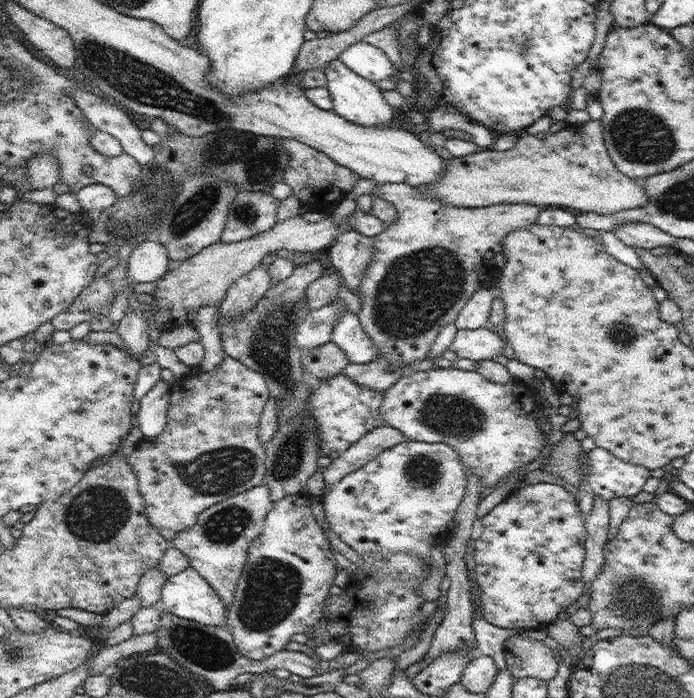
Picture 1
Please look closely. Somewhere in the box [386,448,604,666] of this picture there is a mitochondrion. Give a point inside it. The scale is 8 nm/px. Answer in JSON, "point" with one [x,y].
{"point":[422,471]}

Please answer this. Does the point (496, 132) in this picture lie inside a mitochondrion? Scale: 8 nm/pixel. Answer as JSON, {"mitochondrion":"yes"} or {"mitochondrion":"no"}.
{"mitochondrion":"no"}

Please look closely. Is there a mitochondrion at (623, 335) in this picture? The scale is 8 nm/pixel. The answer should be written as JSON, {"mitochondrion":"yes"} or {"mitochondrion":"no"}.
{"mitochondrion":"yes"}

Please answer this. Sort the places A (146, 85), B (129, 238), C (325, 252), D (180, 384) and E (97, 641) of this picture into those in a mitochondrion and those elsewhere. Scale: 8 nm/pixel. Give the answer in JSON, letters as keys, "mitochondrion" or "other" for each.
{"A":"mitochondrion","B":"other","C":"other","D":"other","E":"other"}

